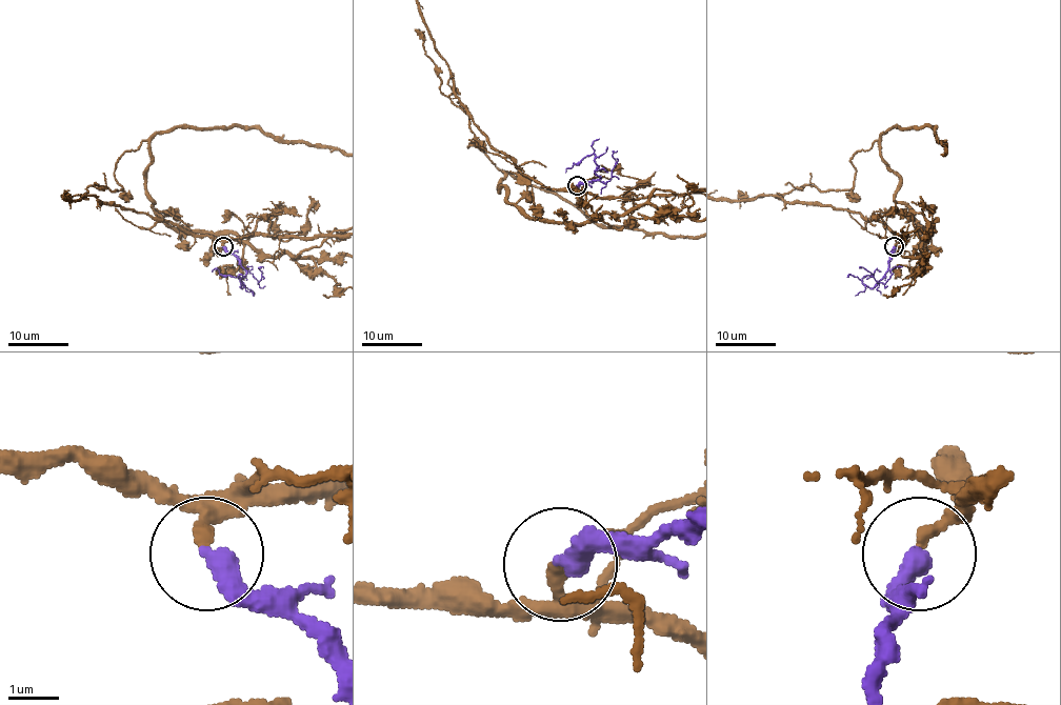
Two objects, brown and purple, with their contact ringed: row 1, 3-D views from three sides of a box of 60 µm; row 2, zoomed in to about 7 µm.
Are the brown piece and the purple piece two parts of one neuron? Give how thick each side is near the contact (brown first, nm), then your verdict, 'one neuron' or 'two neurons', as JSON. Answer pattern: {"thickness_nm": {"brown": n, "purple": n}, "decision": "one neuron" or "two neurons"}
{"thickness_nm": {"brown": 240, "purple": 420}, "decision": "one neuron"}

